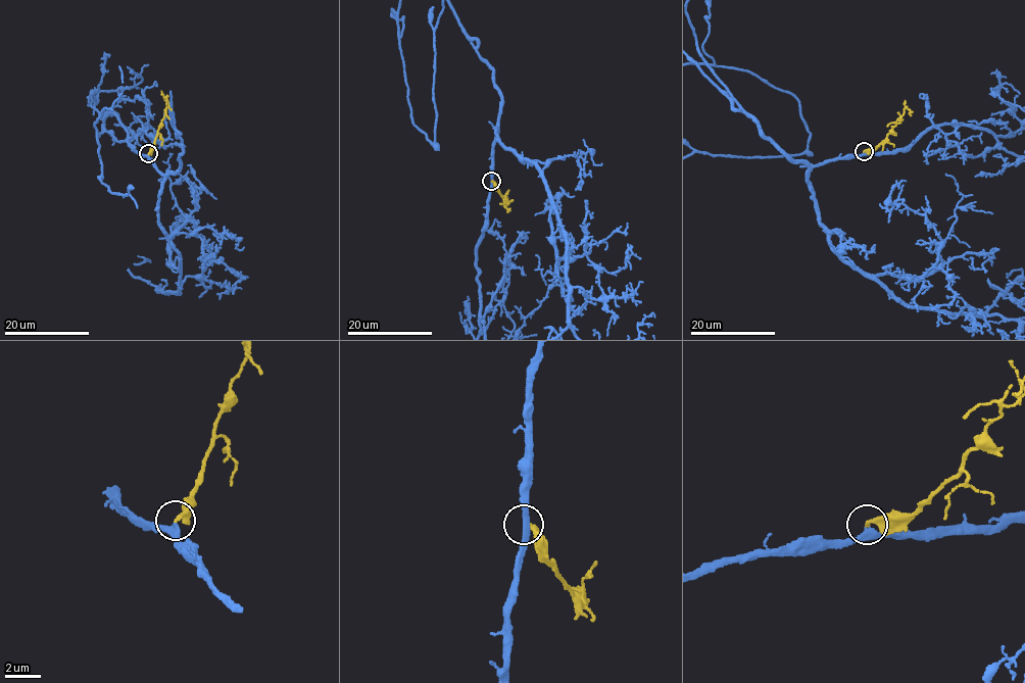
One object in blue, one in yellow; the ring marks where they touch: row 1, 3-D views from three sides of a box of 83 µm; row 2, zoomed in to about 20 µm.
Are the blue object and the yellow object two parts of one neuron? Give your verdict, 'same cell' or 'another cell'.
same cell

